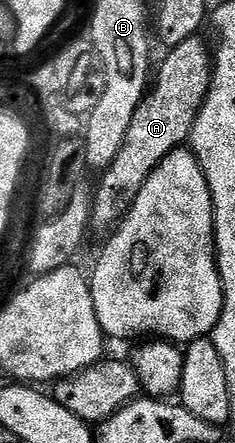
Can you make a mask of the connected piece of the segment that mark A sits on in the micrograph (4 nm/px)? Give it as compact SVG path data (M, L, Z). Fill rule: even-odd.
M197 37L182 41L182 45L171 48L168 56L160 63L160 72L155 72L154 82L134 113L126 141L118 149L118 157L103 168L96 196L90 199L92 218L90 227L93 232L111 232L127 215L132 203L138 197L142 185L154 173L154 169L171 152L183 148L189 142L194 121L208 96L208 86L212 83L213 56L210 47Z

